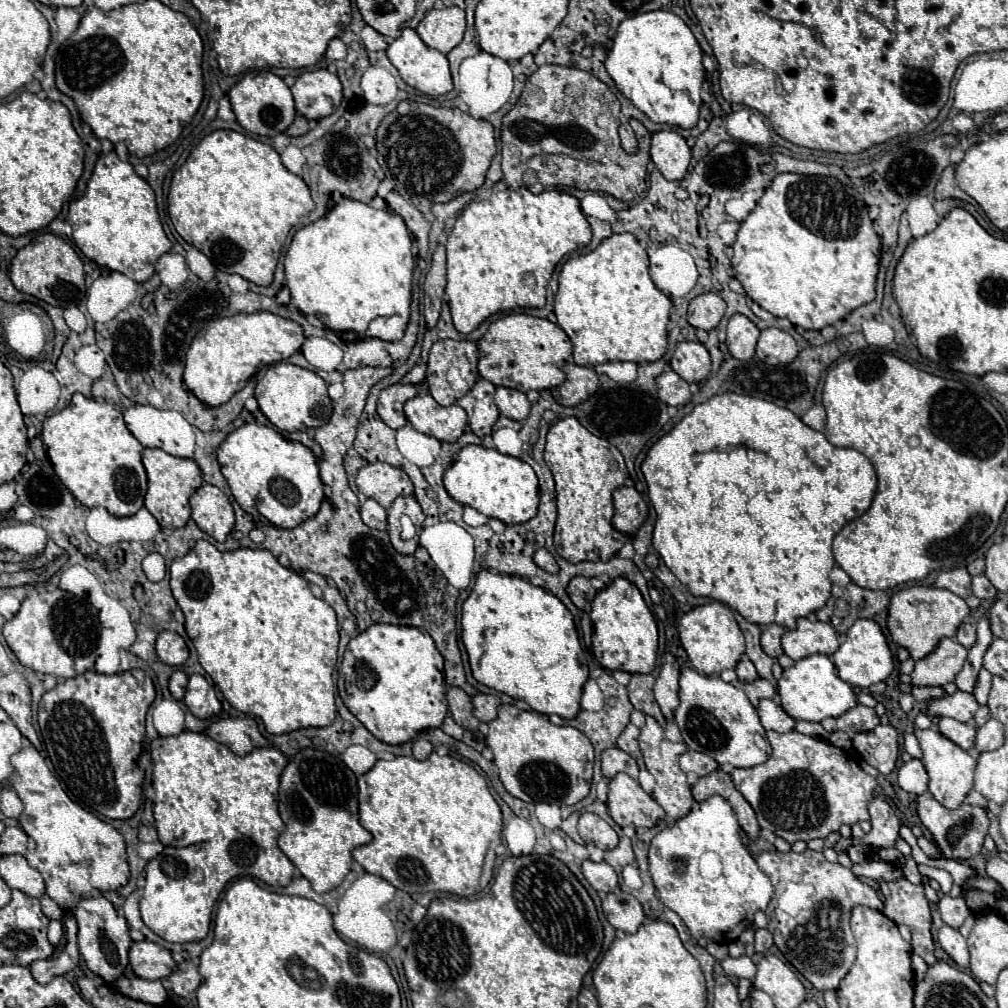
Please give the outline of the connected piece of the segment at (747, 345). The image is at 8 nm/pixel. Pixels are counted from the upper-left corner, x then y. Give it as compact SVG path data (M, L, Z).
M737 313L729 319L729 323L727 323L727 341L725 343L729 347L729 353L735 359L749 361L755 355L757 337L759 337L759 329L749 317Z

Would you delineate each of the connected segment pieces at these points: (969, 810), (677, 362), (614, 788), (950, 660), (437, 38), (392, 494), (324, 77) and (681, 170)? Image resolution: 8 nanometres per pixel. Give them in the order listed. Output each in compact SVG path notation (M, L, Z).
M919 795L917 797L917 815L919 815L921 823L931 831L941 857L971 859L981 851L983 839L985 839L987 827L989 827L989 819L987 819L983 807L971 807L971 805L963 803L957 809L947 809L939 801L935 801L931 795Z
M681 341L671 357L671 367L687 383L701 383L711 371L711 357L703 343Z
M617 773L617 777L609 781L607 807L619 827L653 827L665 819L661 805L627 773Z
M941 639L935 651L915 663L911 673L911 685L947 685L955 681L955 675L961 671L967 657L967 649L955 639Z
M459 7L431 9L417 27L419 37L433 49L449 53L461 43L465 33L465 11Z
M367 463L359 469L355 483L365 497L375 499L385 509L395 501L395 497L413 495L411 479L389 463Z
M327 69L305 71L297 77L291 93L295 97L297 111L307 119L321 119L331 115L343 99L339 77Z
M659 131L651 135L651 159L669 181L681 181L691 163L691 149L675 131Z

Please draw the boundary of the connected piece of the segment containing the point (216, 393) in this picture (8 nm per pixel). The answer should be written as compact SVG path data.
M269 311L235 313L231 317L211 321L197 333L187 353L183 377L185 385L197 399L219 407L247 385L247 381L257 373L259 365L271 365L289 359L293 353L301 351L303 341L305 335L299 323Z

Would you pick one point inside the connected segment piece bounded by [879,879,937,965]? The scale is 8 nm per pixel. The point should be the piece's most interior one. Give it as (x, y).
(905, 903)

